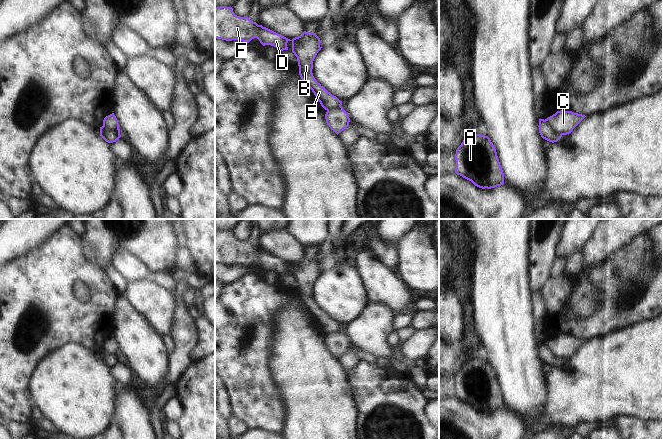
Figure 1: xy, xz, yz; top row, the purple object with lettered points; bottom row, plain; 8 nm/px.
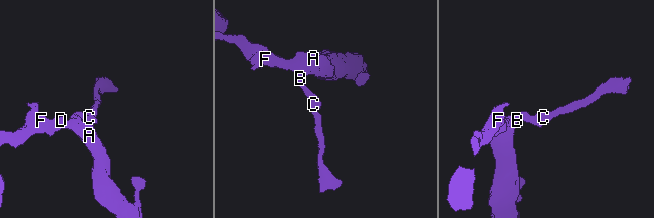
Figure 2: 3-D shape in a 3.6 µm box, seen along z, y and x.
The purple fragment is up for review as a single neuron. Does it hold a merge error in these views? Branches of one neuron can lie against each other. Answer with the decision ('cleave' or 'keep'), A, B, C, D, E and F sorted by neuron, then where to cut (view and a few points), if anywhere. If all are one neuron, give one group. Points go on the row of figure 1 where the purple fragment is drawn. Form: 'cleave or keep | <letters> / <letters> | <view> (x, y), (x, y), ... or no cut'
cleave | A B D E F / C | yz (544, 120), (555, 131), (562, 134)

